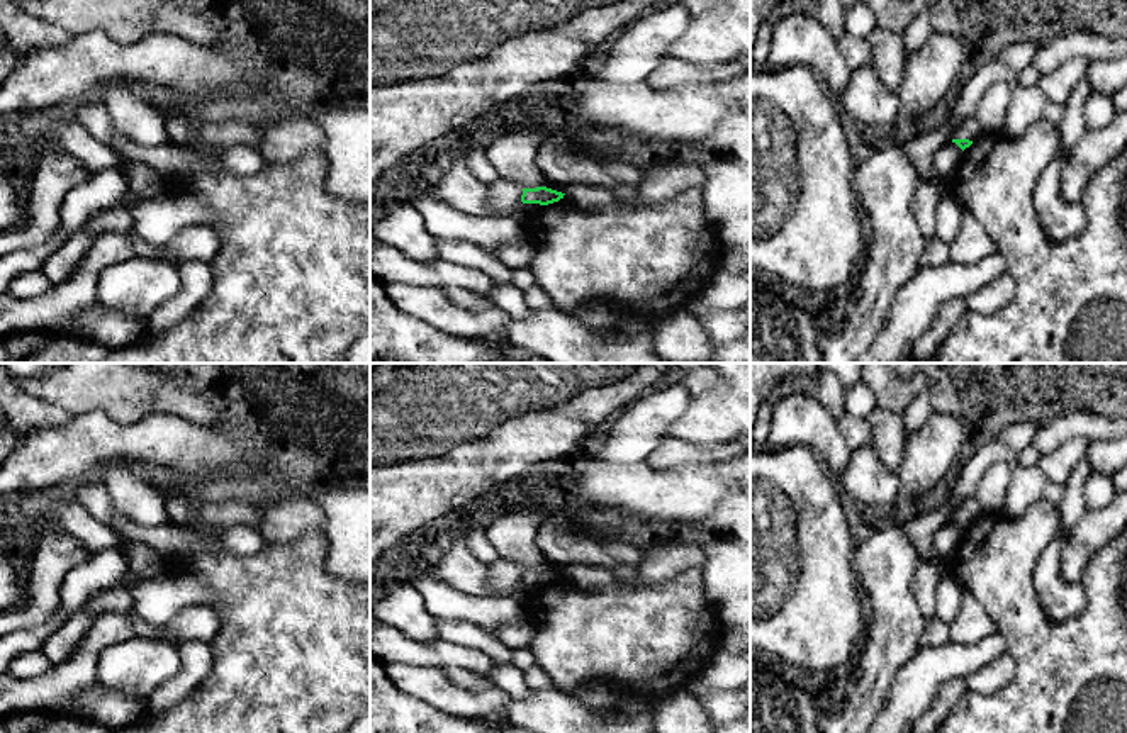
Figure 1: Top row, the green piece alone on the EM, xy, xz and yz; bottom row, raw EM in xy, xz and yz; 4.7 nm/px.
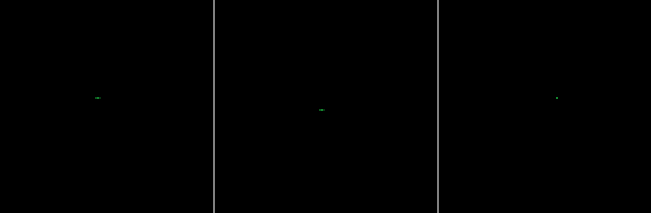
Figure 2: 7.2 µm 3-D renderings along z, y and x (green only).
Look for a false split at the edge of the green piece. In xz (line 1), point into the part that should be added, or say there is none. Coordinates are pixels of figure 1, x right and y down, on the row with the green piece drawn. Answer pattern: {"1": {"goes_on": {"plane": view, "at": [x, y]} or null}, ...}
{"1": {"goes_on": {"plane": "xz", "at": [515, 156]}}}

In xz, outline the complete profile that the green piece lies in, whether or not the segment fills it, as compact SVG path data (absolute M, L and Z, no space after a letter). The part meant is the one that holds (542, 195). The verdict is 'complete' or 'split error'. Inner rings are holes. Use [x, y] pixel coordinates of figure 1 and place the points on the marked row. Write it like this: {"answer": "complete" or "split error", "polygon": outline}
{"answer": "split error", "polygon": "M523 126L487 146L485 154L502 180L523 188L524 212L564 199L565 193L547 188L538 158L543 143L541 126Z"}

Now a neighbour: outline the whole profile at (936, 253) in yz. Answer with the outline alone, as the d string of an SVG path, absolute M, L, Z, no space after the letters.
M925 238L925 251L920 258L920 268L942 266L949 261L949 244L934 238Z

